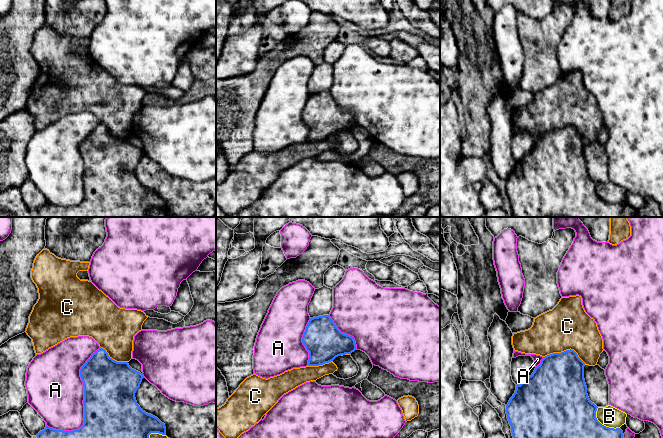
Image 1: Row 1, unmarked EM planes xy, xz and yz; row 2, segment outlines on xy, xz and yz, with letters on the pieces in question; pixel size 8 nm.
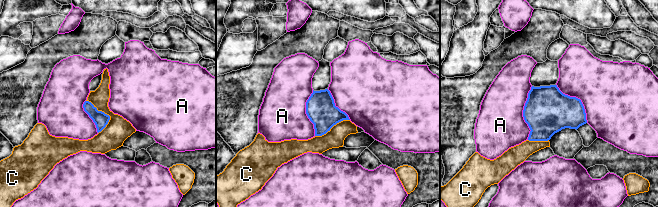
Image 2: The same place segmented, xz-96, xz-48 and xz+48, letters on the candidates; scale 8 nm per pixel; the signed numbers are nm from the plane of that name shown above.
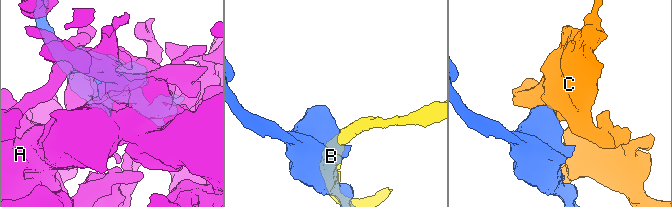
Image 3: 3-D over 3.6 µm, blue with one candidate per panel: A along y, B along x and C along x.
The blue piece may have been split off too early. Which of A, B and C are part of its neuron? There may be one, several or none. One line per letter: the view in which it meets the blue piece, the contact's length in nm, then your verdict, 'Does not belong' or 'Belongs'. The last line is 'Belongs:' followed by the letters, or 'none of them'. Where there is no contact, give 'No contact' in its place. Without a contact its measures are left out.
A: Touches blue in xy. Shared border 750 nm. Does not belong
B: Touches blue in yz. Shared border 260 nm. Does not belong
C: Touches blue in yz. Shared border 340 nm. Does not belong
Belongs: none of them

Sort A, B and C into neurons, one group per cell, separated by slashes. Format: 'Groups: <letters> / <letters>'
Groups: A C / B

